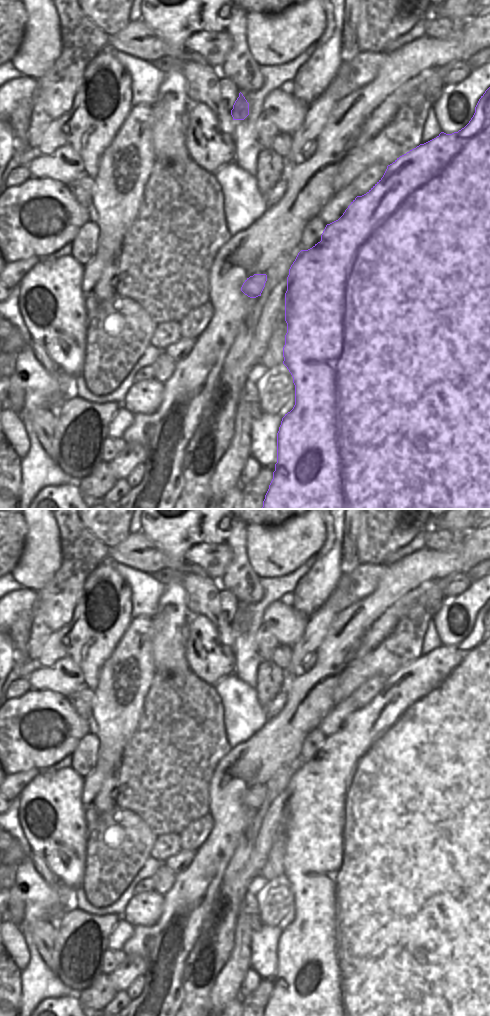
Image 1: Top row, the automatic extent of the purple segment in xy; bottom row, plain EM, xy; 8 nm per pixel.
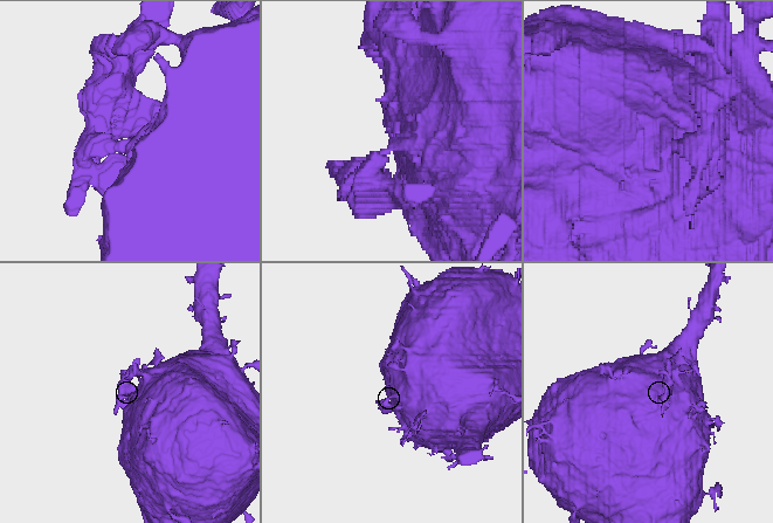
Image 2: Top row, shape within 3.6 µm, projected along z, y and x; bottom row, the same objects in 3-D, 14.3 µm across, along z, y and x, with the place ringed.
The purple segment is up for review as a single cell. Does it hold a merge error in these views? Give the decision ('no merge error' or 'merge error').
merge error

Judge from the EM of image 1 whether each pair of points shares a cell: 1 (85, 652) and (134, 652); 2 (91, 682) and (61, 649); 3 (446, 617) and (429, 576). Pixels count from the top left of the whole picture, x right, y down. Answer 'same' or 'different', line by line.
1: different
2: same
3: different

